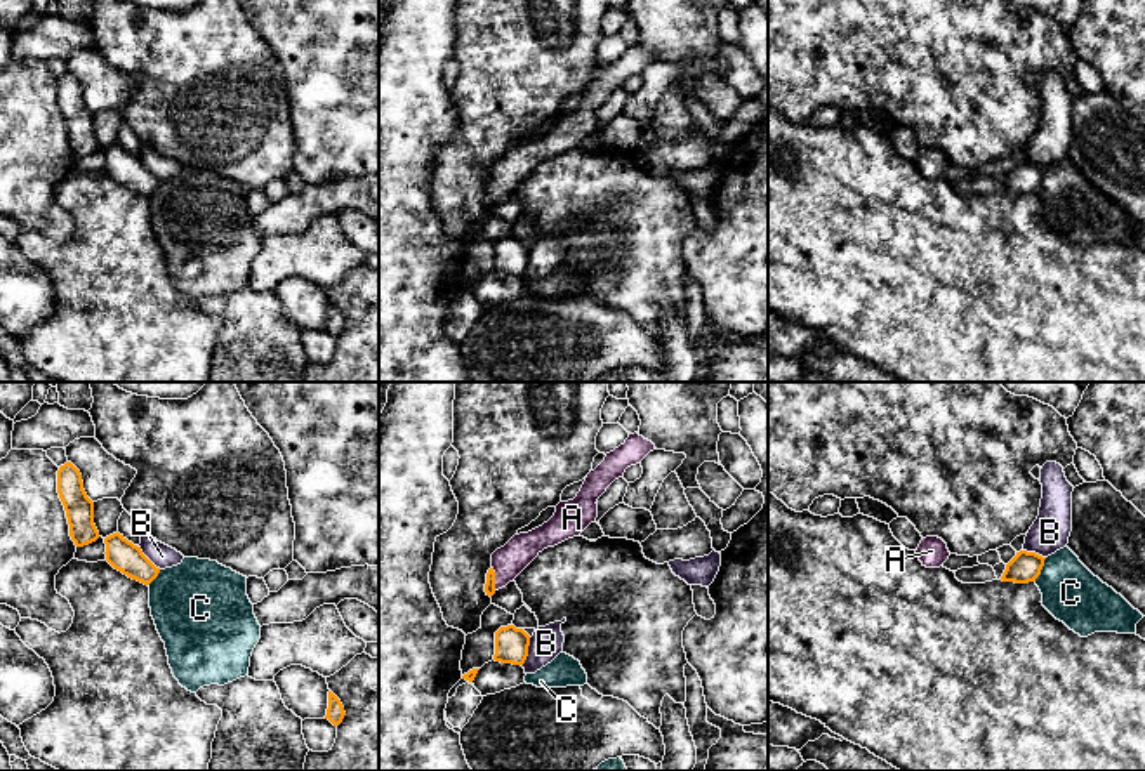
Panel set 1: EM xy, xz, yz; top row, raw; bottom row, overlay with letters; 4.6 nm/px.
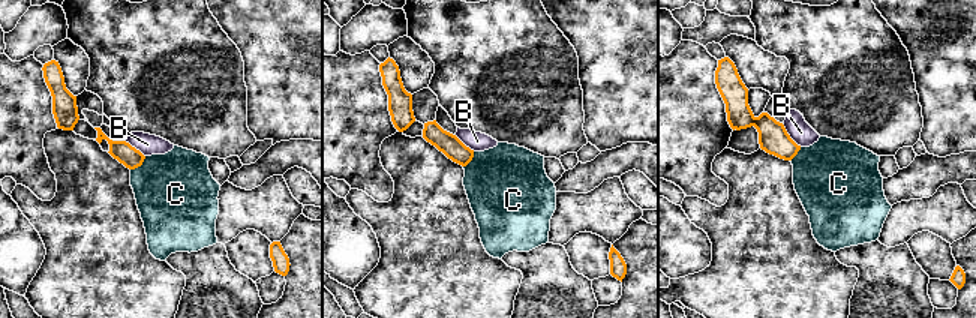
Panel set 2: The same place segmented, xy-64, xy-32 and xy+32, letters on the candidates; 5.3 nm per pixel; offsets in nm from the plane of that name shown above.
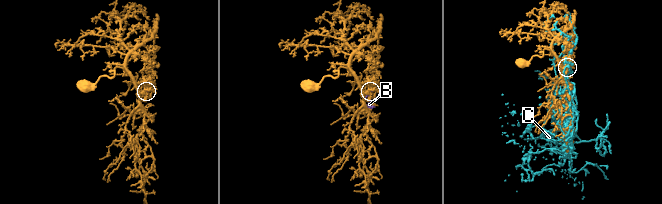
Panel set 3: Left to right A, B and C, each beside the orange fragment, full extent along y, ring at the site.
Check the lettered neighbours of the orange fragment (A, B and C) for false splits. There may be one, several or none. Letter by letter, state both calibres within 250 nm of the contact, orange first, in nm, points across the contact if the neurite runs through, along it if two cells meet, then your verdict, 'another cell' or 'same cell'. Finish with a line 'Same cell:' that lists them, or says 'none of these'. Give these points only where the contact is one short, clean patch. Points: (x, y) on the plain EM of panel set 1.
A: 50/150 nm | across xz (490, 188), (494, 190), (508, 172) | same cell
B: 160/150 nm | another cell
C: 140/280 nm | another cell
Same cell: A

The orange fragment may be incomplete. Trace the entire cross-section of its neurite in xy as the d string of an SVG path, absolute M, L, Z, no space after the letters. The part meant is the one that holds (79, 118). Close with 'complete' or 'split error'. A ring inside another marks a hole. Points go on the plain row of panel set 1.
M66 73L57 82L57 104L64 116L69 148L76 158L89 156L99 149L94 135L94 113L83 101L80 82Z; complete

